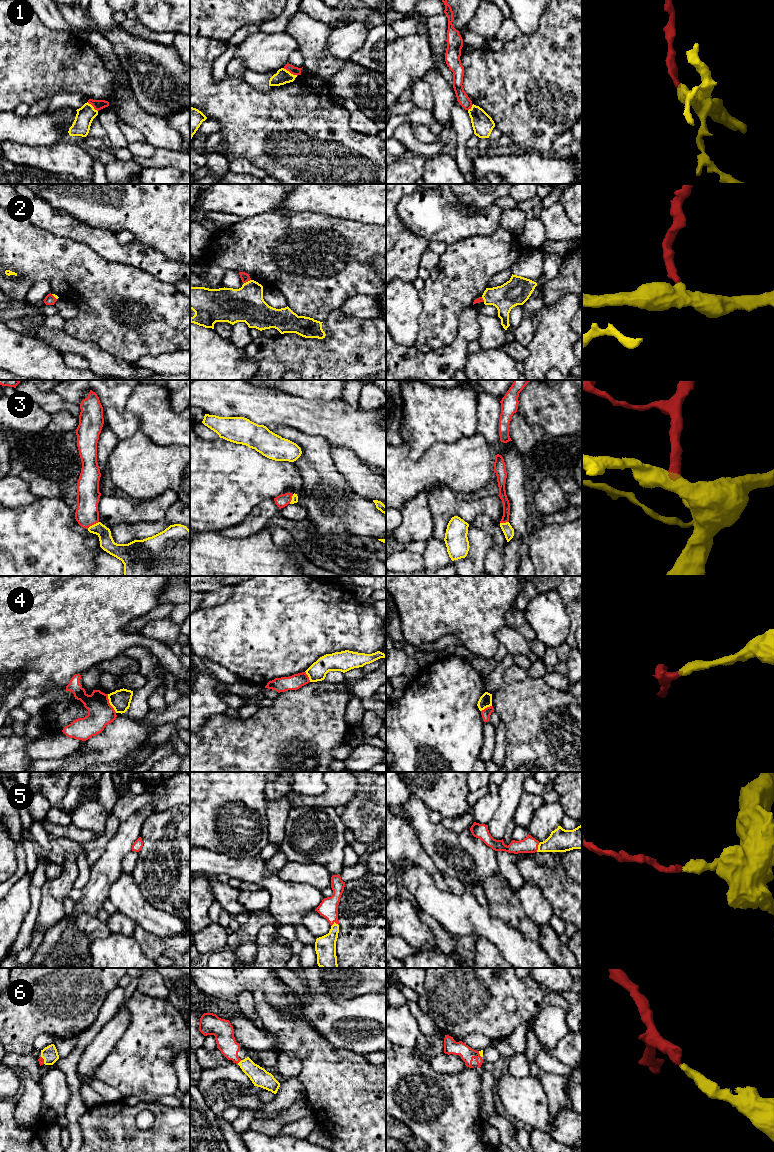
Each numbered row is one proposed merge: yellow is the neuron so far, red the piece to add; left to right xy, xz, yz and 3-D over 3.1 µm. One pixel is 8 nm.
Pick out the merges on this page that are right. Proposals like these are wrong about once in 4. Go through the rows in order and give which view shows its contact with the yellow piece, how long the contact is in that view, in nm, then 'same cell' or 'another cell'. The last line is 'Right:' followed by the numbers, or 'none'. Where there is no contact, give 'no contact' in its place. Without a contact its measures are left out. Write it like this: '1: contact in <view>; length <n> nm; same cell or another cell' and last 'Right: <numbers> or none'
1: contact in xz; length 130 nm; another cell
2: contact in xz; length 80 nm; same cell
3: contact in xy; length 110 nm; same cell
4: contact in xy; length 170 nm; another cell
5: contact in yz; length 90 nm; same cell
6: contact in xz; length 50 nm; same cell
Right: 2, 3, 5, 6

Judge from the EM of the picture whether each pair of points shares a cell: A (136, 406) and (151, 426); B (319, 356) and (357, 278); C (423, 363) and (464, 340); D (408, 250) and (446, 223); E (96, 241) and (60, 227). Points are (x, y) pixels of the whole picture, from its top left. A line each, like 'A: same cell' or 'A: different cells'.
A: same cell
B: different cells
C: same cell
D: different cells
E: same cell

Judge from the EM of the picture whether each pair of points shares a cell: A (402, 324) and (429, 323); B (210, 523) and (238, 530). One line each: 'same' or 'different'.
A: different
B: different

